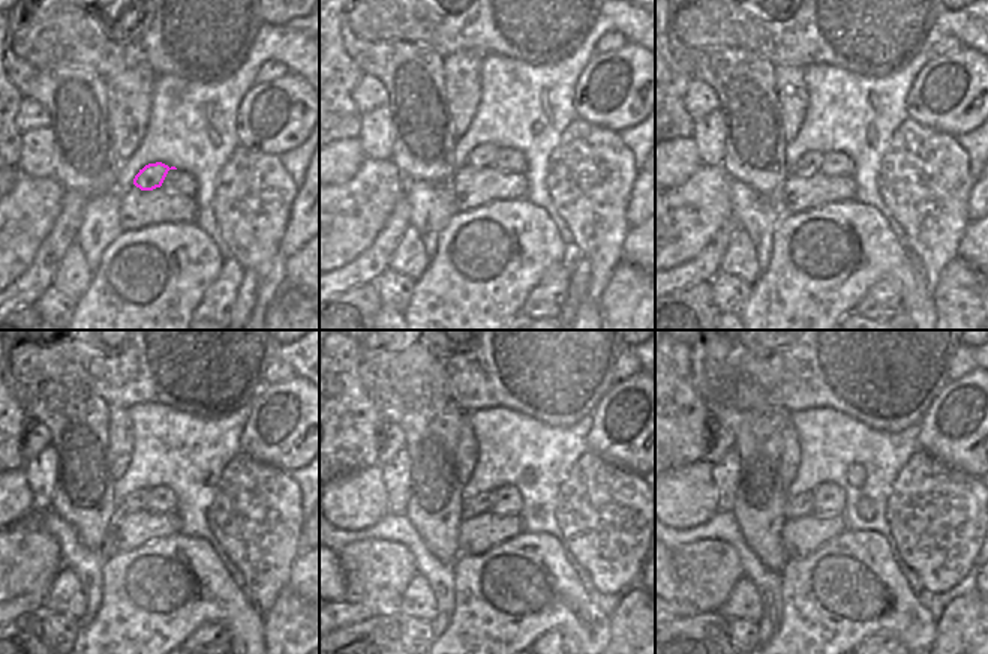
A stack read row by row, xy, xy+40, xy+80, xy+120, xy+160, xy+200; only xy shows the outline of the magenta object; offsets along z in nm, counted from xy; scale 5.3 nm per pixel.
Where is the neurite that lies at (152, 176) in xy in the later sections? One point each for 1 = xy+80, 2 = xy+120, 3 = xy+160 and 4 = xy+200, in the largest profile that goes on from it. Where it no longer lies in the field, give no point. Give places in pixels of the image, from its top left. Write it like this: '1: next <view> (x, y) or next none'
1: next xy+80 (834, 162)
2: next xy+120 (162, 500)
3: next xy+160 (501, 500)
4: next xy+200 (828, 498)

